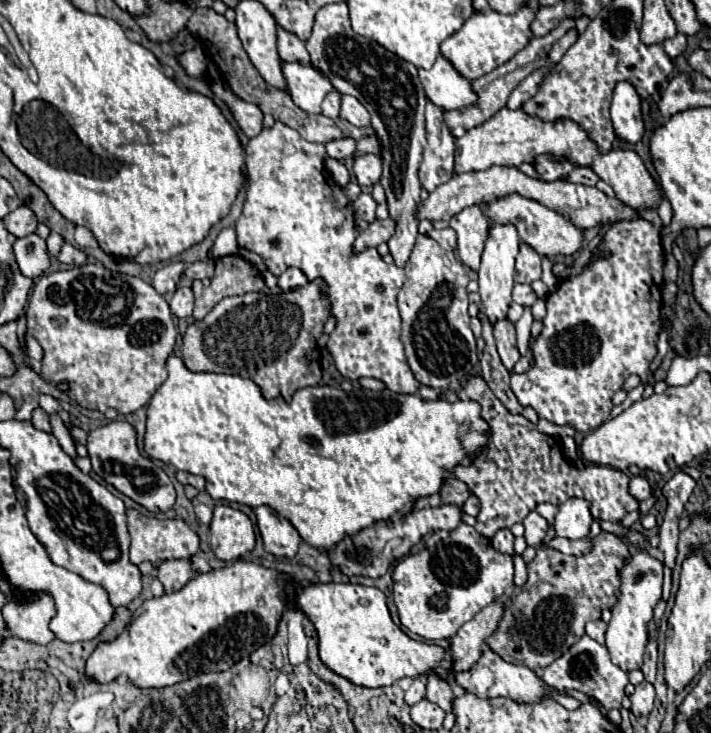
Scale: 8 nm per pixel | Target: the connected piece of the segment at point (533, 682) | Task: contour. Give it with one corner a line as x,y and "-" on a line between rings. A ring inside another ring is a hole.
489,646
483,648
483,654
477,664
489,666
495,674
495,684
485,694
487,698
503,696
521,704
535,704
541,702
543,698
553,698
567,710
575,710
579,706
579,702
573,696
559,694
555,688
549,688
531,668
523,664
505,662

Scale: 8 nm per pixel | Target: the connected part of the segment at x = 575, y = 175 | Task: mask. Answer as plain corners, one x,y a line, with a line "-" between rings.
575,168
569,178
569,182
575,182
575,184
585,184
585,186
595,186
595,182
599,180
599,176
591,170
591,168

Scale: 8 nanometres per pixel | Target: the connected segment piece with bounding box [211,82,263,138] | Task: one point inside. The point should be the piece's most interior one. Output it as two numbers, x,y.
250,119

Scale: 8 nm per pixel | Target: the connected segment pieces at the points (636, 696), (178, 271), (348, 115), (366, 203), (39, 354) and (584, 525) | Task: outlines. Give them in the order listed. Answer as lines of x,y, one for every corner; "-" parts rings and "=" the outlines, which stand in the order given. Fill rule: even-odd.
643,680
641,684
635,686
635,692
631,696
631,702
633,702
631,712
635,716
639,716
639,714
647,716
653,710
653,700
655,700
655,688
653,688
653,684
=
169,262
165,264
163,268
157,270
155,278
153,278
153,288
163,294
163,296
169,296
175,292
175,284
179,280
179,276
183,274
183,268
185,264
183,262
=
343,96
343,102
341,102
341,118
345,118
347,122
351,122
353,126
371,126
371,120
369,120
369,112
365,110
365,106
353,98
353,96
=
361,192
359,198
353,202
353,208
355,208
355,218
361,218
361,220
367,220
367,222
375,220
375,208
377,208
377,204
371,198
371,194
=
28,333
25,336
25,340
26,340
26,349
27,349
28,355
32,359
35,359
41,362
44,352
40,344
37,342
37,340
34,337
29,335
=
569,498
559,506
559,514
555,516
555,532
563,538
585,538
589,534
589,526
593,516
589,512
589,502
585,498

